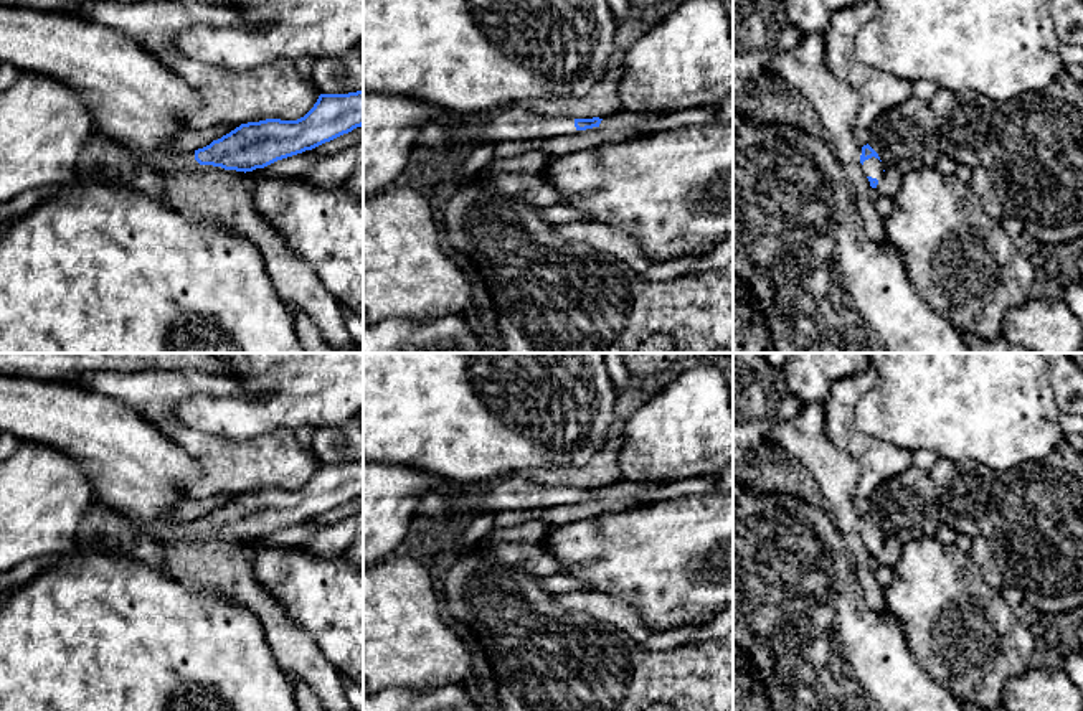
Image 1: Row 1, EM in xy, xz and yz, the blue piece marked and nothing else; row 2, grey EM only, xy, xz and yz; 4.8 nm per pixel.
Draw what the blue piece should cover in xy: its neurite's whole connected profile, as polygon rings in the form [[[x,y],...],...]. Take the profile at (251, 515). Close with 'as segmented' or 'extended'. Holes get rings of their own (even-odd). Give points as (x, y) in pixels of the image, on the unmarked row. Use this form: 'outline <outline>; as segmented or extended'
outline [[[363,460],[348,464],[320,464],[314,477],[297,490],[266,488],[259,492],[241,493],[229,503],[210,515],[195,520],[192,539],[203,539],[210,534],[225,539],[253,541],[264,538],[277,530],[312,520],[343,503],[363,495]]]; extended

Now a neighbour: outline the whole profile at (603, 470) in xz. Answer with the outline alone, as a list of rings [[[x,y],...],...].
[[[622,437],[609,439],[584,465],[573,469],[533,469],[523,475],[542,485],[571,487],[571,488],[608,488],[622,480],[619,467],[619,450],[624,445]]]

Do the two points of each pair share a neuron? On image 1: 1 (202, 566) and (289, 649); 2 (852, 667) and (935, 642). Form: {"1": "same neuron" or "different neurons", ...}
{"1": "same neuron", "2": "different neurons"}

